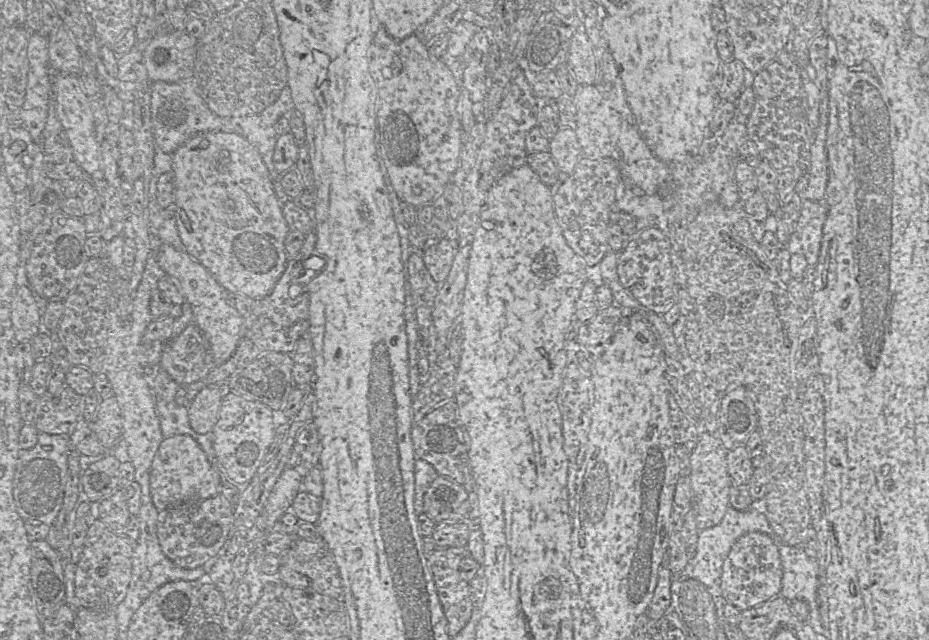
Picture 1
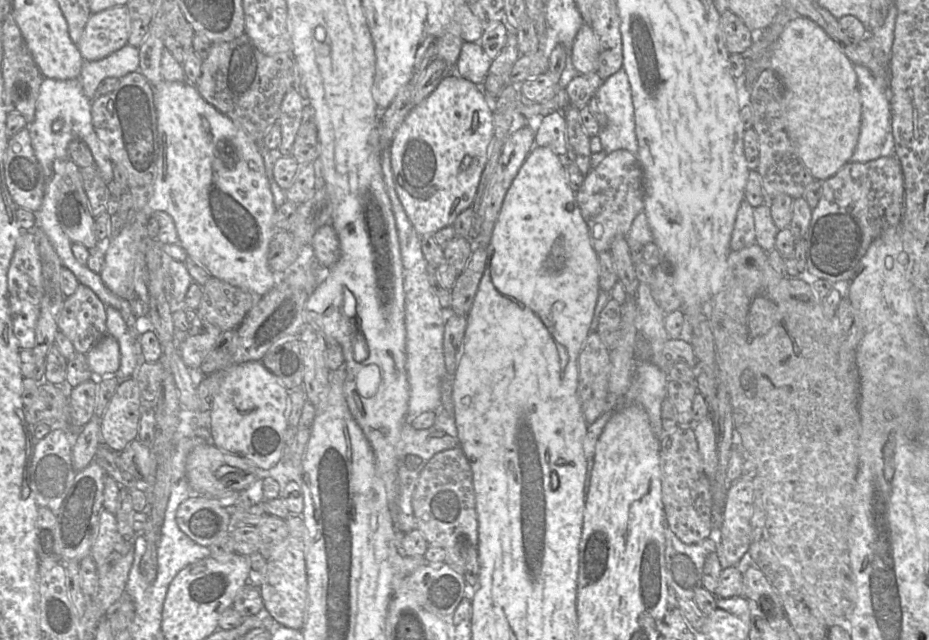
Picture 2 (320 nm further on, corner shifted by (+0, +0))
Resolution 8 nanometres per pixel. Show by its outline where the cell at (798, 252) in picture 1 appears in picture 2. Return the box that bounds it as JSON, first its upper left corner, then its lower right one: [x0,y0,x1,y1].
[805,155,904,283]

